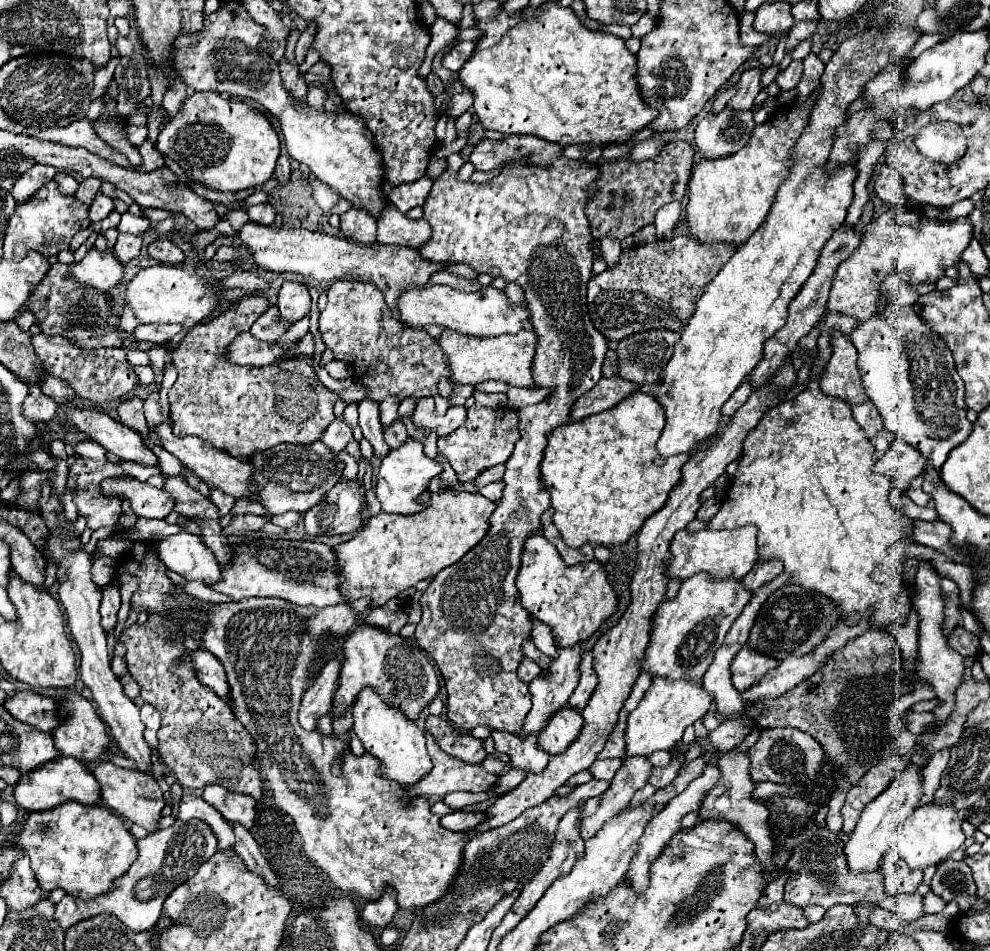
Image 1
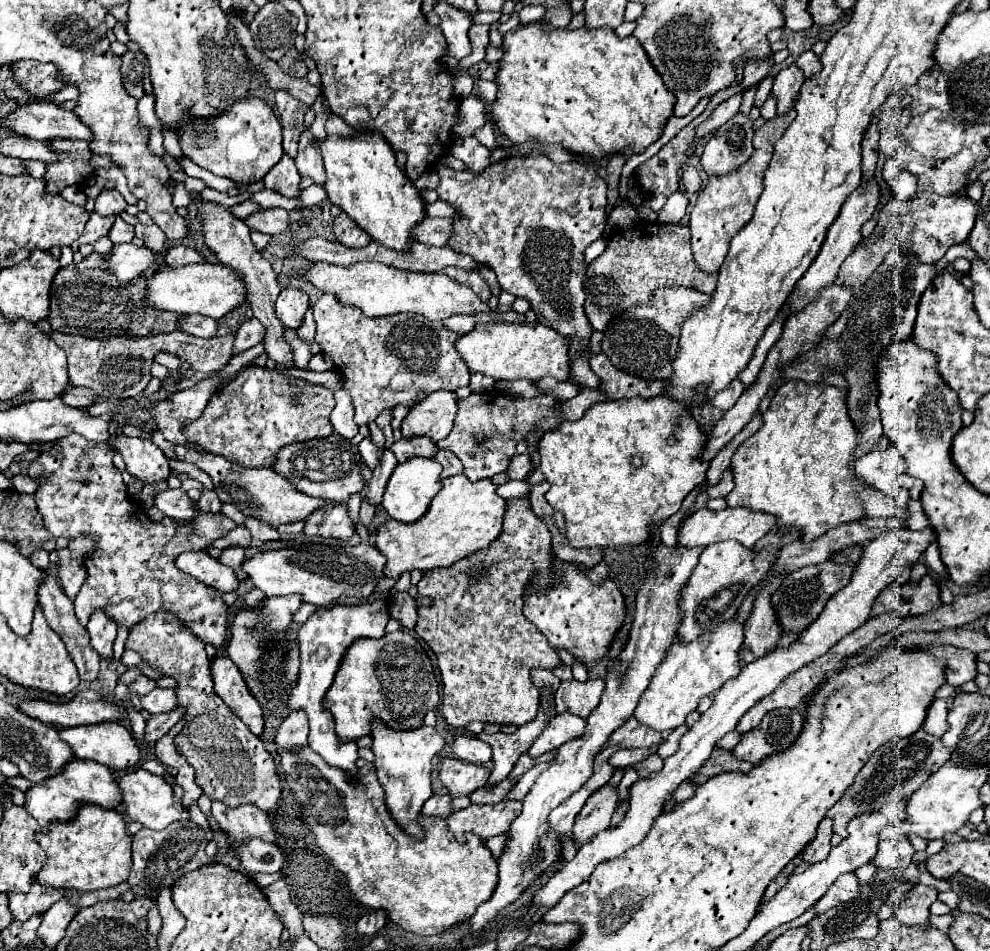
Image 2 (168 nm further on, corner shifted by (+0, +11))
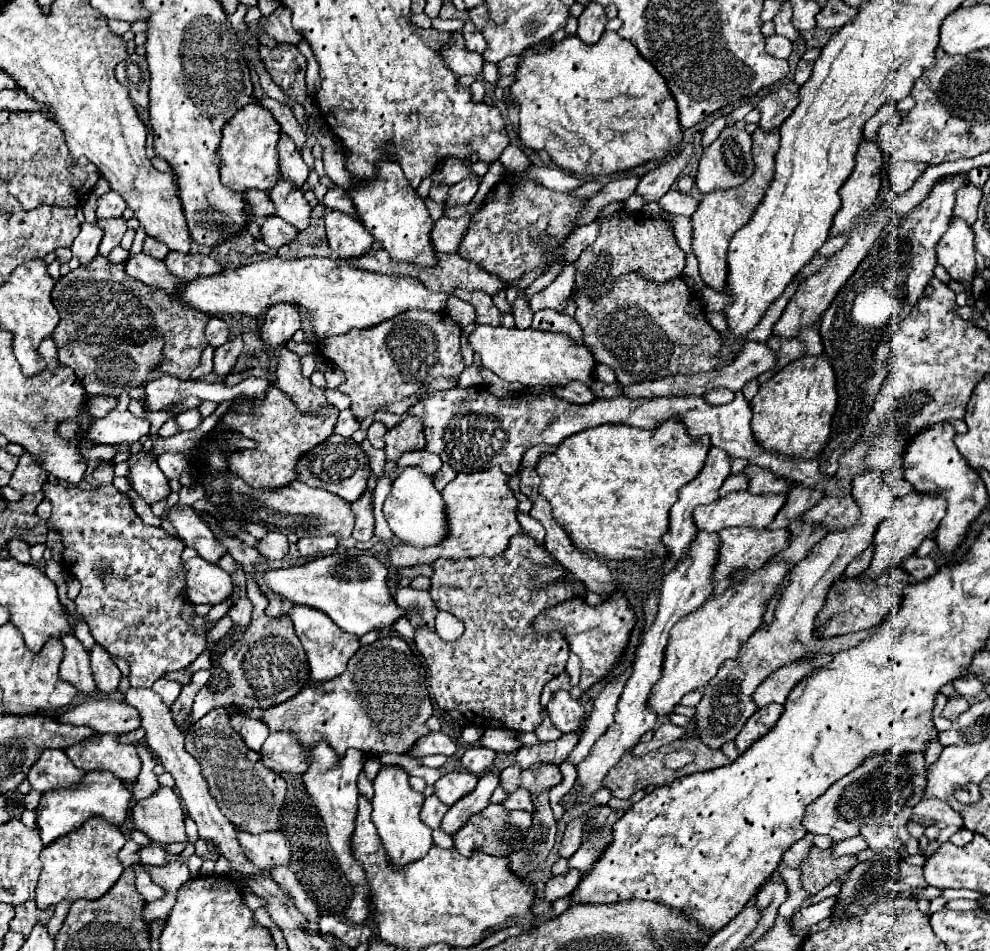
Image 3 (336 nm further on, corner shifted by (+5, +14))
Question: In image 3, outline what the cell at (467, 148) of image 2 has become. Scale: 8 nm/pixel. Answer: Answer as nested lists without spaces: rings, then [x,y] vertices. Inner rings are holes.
[[[474,176],[474,178],[466,178],[466,180],[450,186],[448,196],[446,196],[446,206],[464,206],[464,204],[468,204],[474,198],[474,194],[478,192],[478,184],[480,184],[480,178]]]

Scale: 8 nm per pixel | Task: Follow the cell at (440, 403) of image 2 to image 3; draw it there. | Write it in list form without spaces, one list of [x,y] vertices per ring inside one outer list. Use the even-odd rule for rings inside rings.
[[[408,416],[406,420],[402,420],[402,424],[388,430],[384,442],[386,442],[384,446],[386,460],[390,462],[398,462],[404,452],[424,450],[426,440],[424,440],[424,426],[420,424],[420,418]]]

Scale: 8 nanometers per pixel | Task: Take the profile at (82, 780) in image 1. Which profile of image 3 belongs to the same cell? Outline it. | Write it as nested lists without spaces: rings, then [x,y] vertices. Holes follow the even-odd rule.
[[[86,772],[84,780],[76,784],[76,788],[68,788],[68,792],[48,792],[48,796],[42,794],[40,806],[36,810],[40,838],[44,840],[44,844],[52,844],[56,838],[78,830],[92,816],[100,816],[110,824],[122,828],[128,818],[130,800],[132,800],[130,788],[110,772],[92,772],[92,774]]]

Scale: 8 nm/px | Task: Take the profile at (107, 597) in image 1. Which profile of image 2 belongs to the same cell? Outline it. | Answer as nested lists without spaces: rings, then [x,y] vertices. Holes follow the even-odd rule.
[[[97,609],[97,611],[93,611],[93,615],[87,623],[87,631],[91,635],[91,647],[109,661],[113,655],[113,641],[117,635],[115,619],[109,617],[105,613],[105,609]]]

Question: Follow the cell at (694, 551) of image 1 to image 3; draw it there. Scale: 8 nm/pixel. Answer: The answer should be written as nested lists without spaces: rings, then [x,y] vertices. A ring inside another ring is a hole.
[[[738,490],[738,492],[730,492],[724,498],[708,504],[708,506],[698,506],[694,510],[694,522],[698,528],[708,530],[708,532],[720,532],[722,528],[730,528],[730,526],[752,526],[752,528],[766,528],[774,516],[778,514],[778,510],[782,508],[782,504],[786,502],[786,492],[780,494],[750,494],[748,490]]]

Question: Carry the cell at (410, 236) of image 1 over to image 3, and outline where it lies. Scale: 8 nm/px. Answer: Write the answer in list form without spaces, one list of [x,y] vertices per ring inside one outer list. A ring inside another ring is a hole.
[[[476,210],[464,214],[462,218],[440,218],[434,228],[432,228],[432,242],[434,242],[434,248],[438,252],[444,252],[444,254],[456,254],[458,252],[458,246],[472,222],[472,216],[474,216]]]

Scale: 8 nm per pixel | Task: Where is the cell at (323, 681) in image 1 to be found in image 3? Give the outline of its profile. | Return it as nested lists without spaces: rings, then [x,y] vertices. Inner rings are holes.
[[[272,732],[264,742],[260,756],[262,764],[280,776],[296,776],[308,770],[306,750],[294,736],[290,736],[290,732]]]

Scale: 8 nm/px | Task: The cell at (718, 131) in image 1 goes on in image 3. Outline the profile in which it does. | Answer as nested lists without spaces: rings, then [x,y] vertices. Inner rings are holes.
[[[724,128],[716,142],[712,142],[700,158],[700,168],[696,176],[696,188],[700,194],[716,192],[716,190],[728,190],[744,184],[754,172],[754,158],[752,158],[752,136],[748,136],[746,130],[738,128]]]

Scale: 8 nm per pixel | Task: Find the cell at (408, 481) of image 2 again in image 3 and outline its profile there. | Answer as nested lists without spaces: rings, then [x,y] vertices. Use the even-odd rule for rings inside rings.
[[[404,468],[402,474],[394,480],[392,492],[384,502],[384,516],[388,520],[390,530],[394,536],[410,546],[424,548],[436,546],[448,536],[448,522],[446,522],[446,508],[440,492],[434,488],[432,478],[424,476],[418,468]]]

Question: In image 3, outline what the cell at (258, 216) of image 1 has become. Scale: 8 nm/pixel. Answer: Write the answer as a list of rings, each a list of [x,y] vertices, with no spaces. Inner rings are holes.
[[[268,216],[260,230],[262,230],[264,242],[270,248],[280,248],[280,246],[292,242],[296,238],[296,234],[298,234],[298,230],[292,224],[288,224],[286,220],[282,220],[278,216]]]

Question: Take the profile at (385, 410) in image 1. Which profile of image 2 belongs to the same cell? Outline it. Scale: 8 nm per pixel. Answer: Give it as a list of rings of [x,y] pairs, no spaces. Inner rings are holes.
[[[383,411],[377,419],[375,419],[377,427],[385,433],[387,441],[385,441],[385,447],[391,447],[393,445],[393,427],[391,427],[391,411]]]

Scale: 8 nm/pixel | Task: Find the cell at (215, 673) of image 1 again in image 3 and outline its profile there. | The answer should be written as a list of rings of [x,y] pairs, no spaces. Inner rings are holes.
[[[236,712],[230,716],[230,724],[232,728],[242,736],[242,740],[246,742],[246,746],[254,752],[260,752],[264,740],[268,738],[270,730],[266,728],[266,724],[262,724],[260,720],[252,720],[248,718],[244,712]]]

